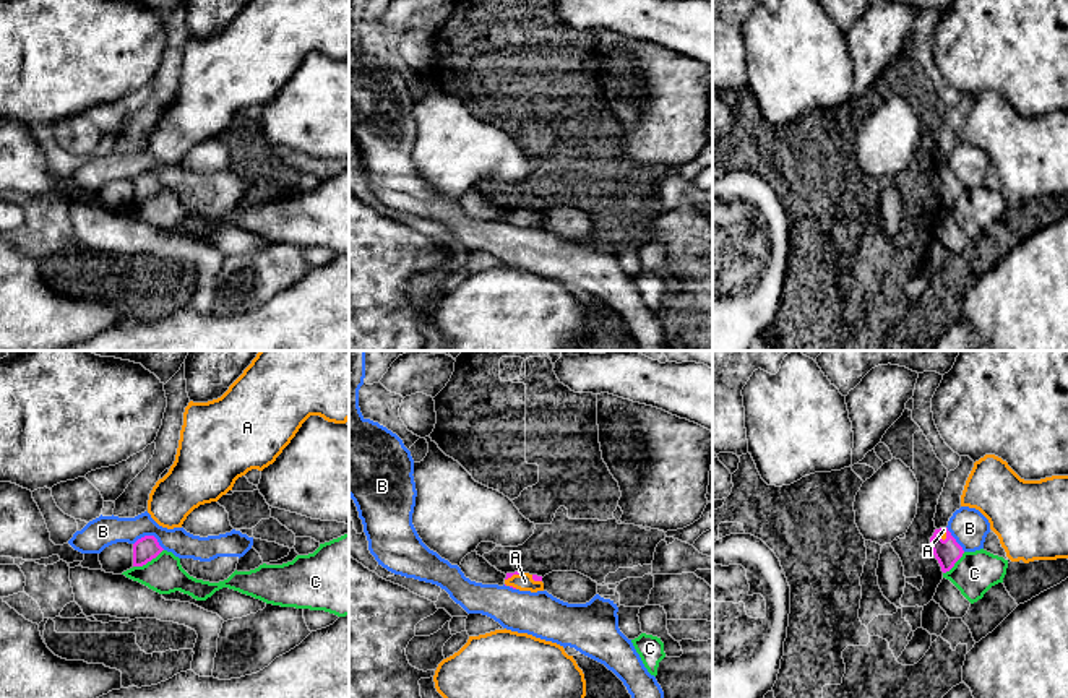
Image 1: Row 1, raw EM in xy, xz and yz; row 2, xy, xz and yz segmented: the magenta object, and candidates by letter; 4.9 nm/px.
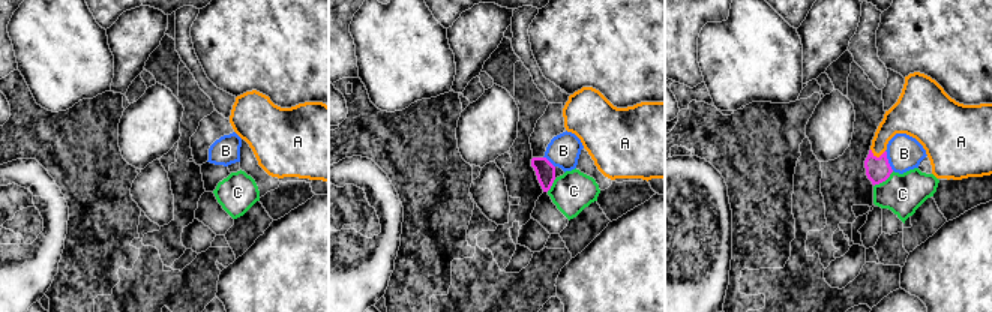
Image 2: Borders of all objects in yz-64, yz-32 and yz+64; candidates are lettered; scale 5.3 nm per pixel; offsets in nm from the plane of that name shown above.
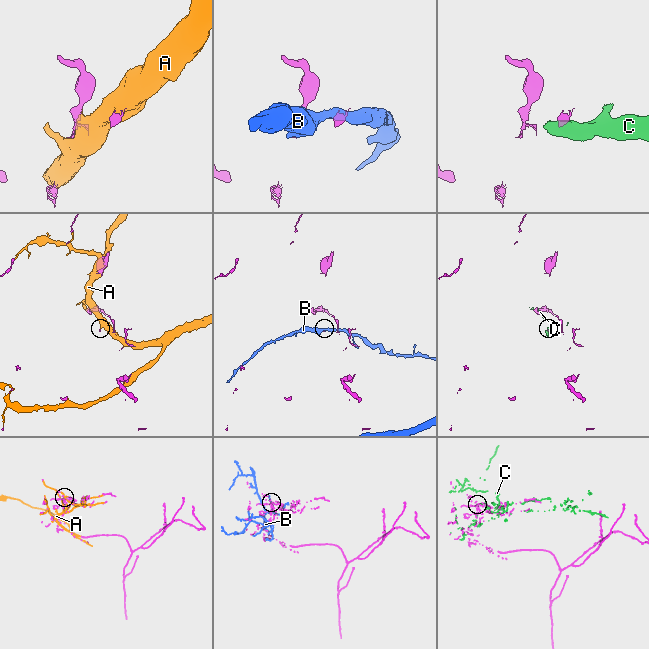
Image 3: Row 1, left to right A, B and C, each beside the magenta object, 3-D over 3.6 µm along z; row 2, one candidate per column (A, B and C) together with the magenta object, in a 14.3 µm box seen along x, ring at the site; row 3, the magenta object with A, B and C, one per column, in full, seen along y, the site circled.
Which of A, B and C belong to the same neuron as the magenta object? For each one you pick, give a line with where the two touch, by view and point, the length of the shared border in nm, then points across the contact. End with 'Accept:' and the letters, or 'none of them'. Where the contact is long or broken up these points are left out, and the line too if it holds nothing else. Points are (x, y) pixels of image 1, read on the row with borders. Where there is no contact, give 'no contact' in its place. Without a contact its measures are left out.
A: meets magenta in yz at (938, 534); contact 70 nm long
Accept: A

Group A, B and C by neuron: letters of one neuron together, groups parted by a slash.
A / B / C

